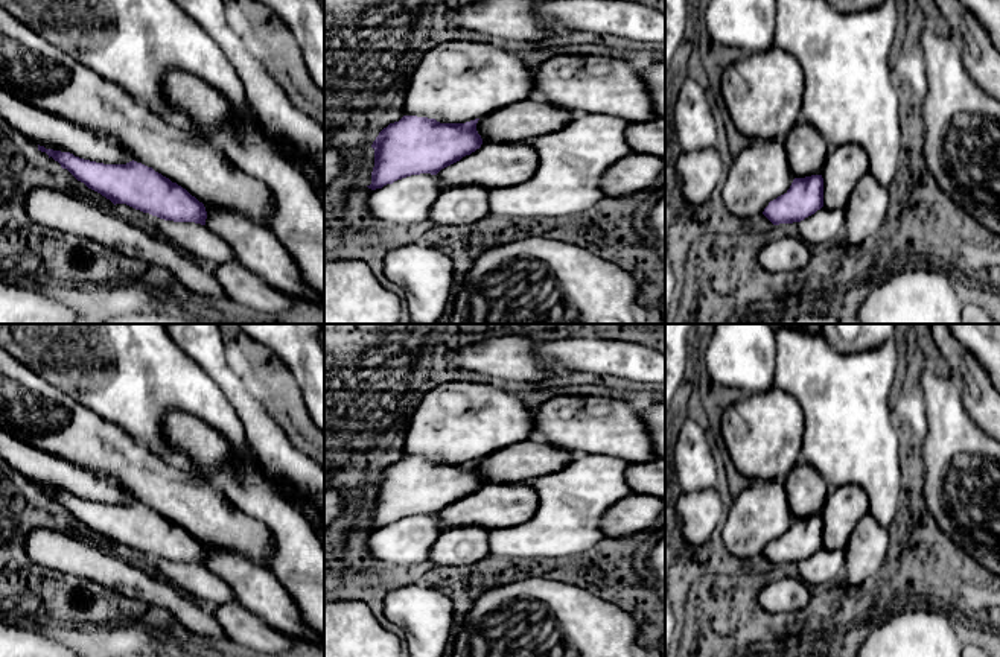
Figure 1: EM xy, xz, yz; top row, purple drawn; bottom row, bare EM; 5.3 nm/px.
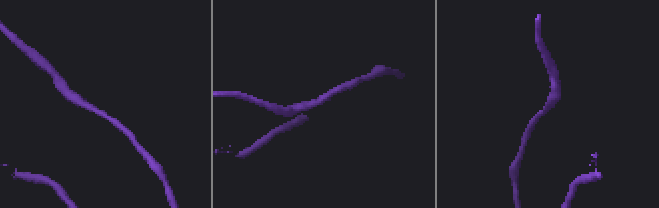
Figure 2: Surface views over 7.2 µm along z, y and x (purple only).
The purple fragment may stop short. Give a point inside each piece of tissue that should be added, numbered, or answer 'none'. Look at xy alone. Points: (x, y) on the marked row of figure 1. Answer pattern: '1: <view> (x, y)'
none

